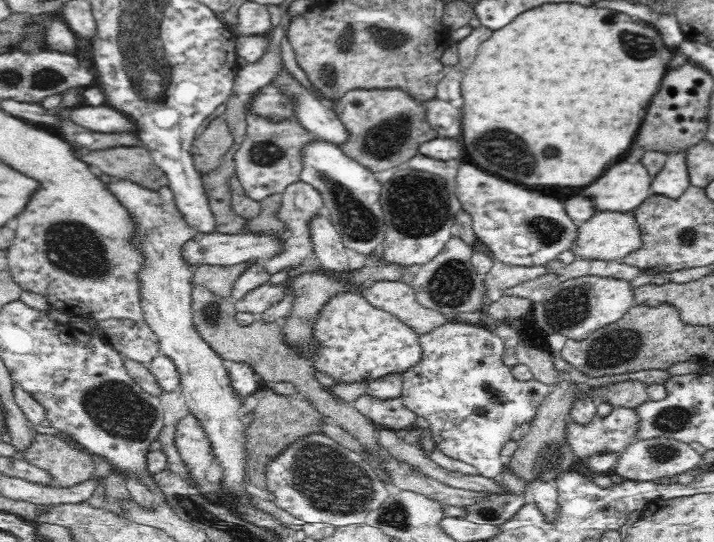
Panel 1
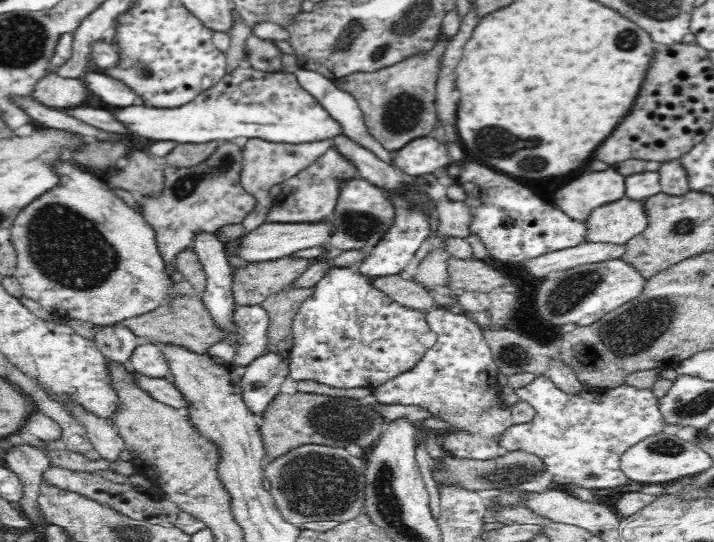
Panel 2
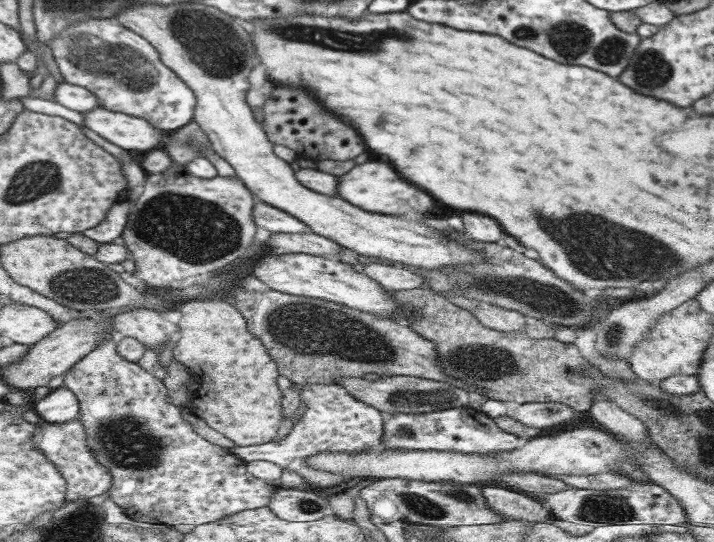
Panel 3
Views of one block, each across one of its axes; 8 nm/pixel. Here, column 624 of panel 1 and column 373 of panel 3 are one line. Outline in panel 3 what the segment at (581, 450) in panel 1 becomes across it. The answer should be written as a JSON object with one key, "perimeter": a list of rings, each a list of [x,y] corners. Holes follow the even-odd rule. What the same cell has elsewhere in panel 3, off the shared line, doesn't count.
{"perimeter":[[[301,385],[297,387],[300,402],[304,404],[305,411],[291,431],[277,441],[266,442],[262,445],[233,446],[226,449],[235,458],[244,461],[267,461],[281,468],[296,472],[306,482],[309,490],[318,490],[328,486],[335,486],[341,480],[347,480],[344,474],[331,474],[321,470],[313,470],[304,462],[315,453],[360,453],[369,449],[380,447],[380,438],[383,434],[383,414],[376,407],[361,402],[350,395],[341,385]]]}

